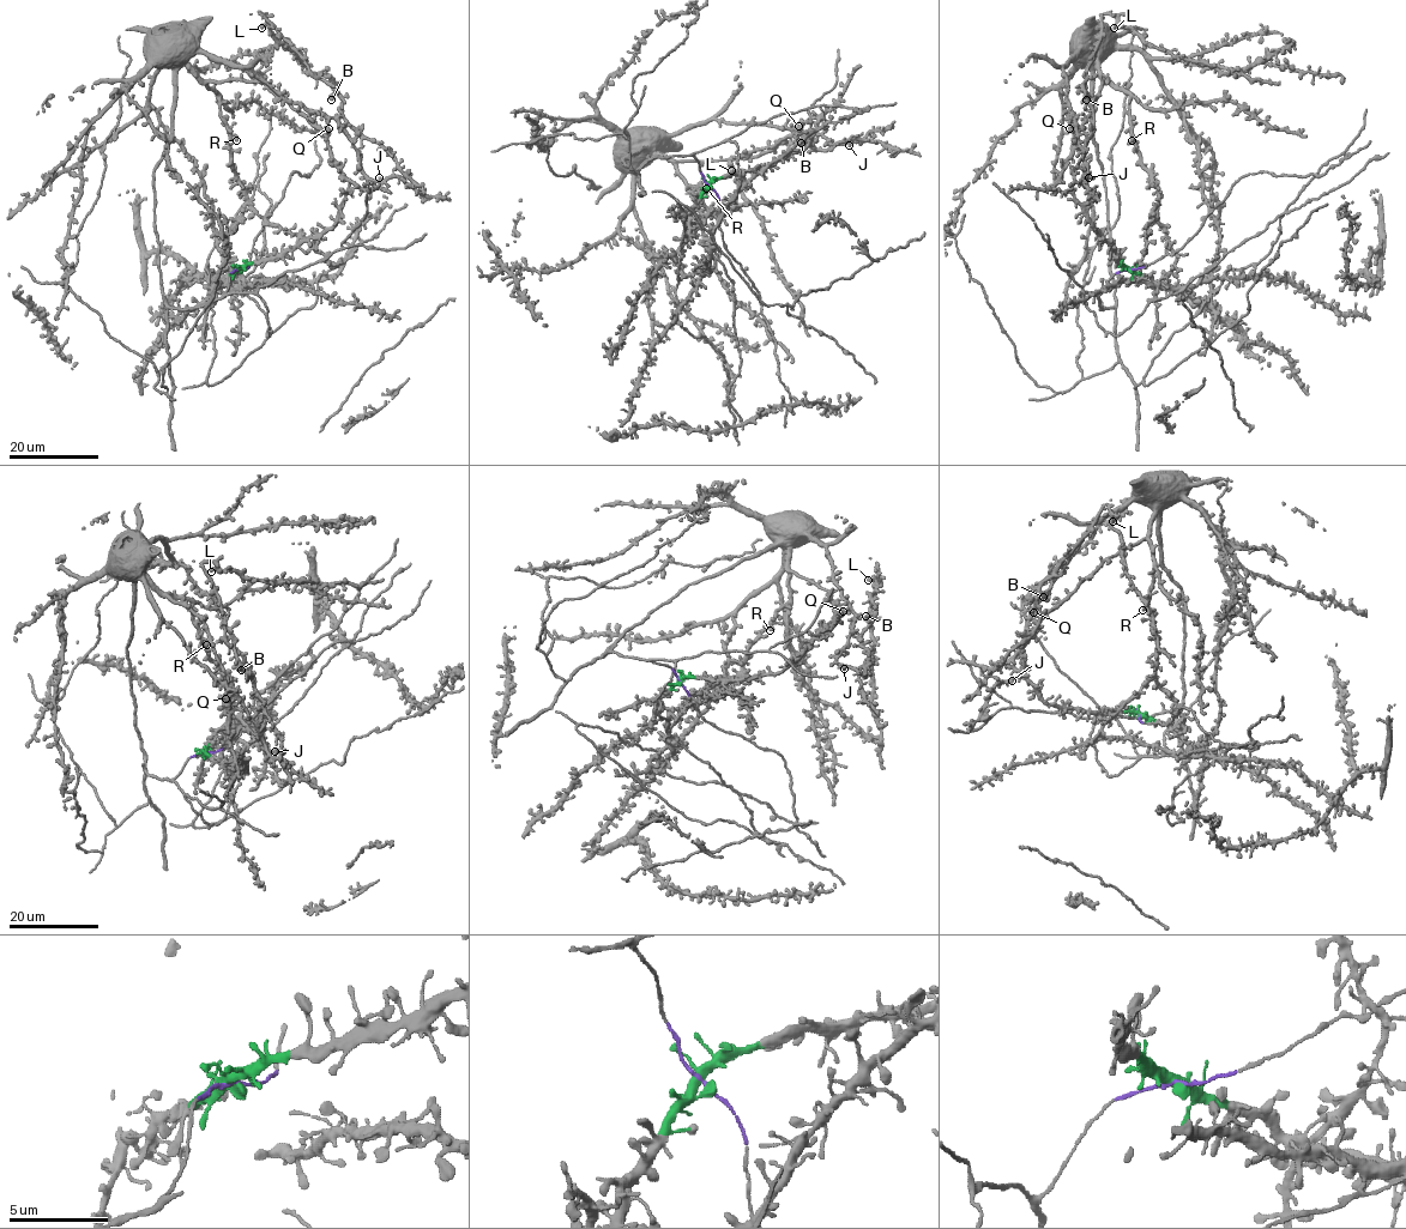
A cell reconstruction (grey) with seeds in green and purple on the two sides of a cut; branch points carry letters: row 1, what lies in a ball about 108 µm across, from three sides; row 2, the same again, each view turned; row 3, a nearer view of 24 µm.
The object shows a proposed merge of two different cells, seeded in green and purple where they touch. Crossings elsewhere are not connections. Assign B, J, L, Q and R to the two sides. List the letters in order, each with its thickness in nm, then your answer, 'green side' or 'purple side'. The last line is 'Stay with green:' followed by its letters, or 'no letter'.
B: 440 nm thick; purple side
J: 200 nm thick; purple side
L: 400 nm thick; purple side
Q: 360 nm thick; purple side
R: 300 nm thick; purple side
Stay with green: no letter

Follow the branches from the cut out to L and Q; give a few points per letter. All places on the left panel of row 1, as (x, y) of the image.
L: (239, 268), (221, 297), (166, 302), (176, 70), (243, 67), (361, 146), (261, 29)
Q: (239, 268), (221, 297), (166, 302), (154, 167), (170, 134), (179, 66), (204, 80), (264, 80), (329, 128)

